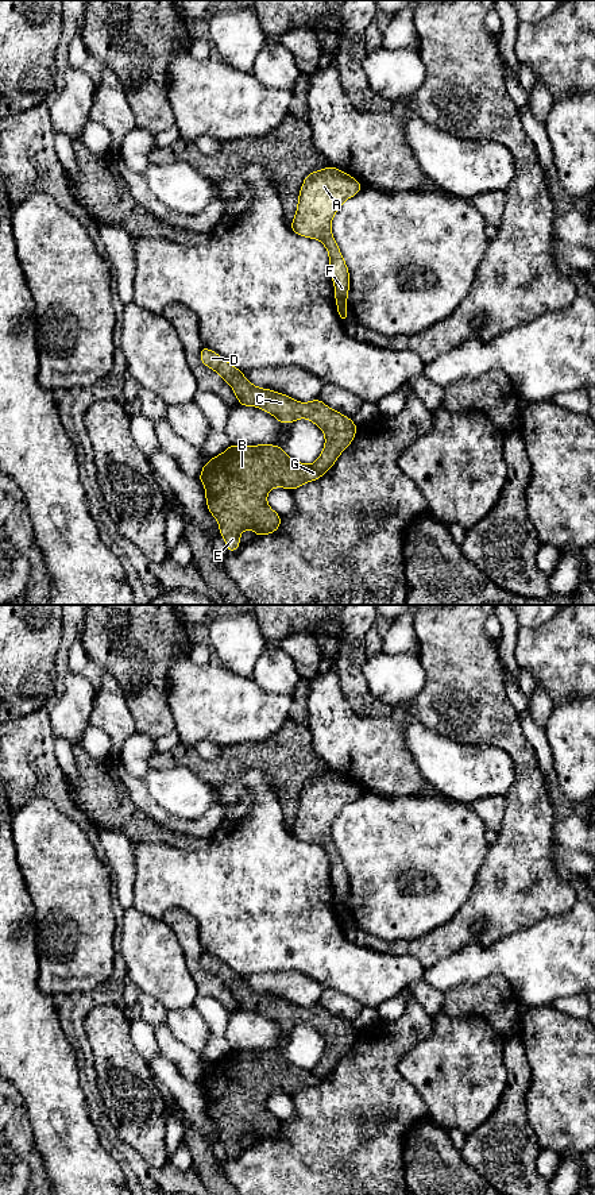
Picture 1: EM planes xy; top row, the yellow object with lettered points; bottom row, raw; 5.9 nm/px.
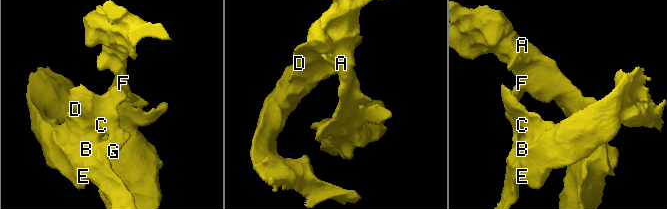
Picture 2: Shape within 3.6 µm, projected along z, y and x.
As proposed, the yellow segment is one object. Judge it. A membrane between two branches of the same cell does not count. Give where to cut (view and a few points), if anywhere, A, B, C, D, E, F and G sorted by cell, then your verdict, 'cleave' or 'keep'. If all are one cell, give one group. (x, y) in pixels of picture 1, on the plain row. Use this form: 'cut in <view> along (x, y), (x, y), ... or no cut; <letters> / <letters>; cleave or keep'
cut in xy along (336, 906), (344, 912); A F / B C D E G; cleave

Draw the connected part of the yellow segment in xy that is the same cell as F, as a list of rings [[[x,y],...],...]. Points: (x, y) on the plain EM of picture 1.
[[[327,771],[304,783],[291,836],[300,841],[320,845],[329,860],[335,905],[345,911],[349,897],[349,876],[332,840],[332,824],[343,807],[362,795],[362,789],[352,780]]]

